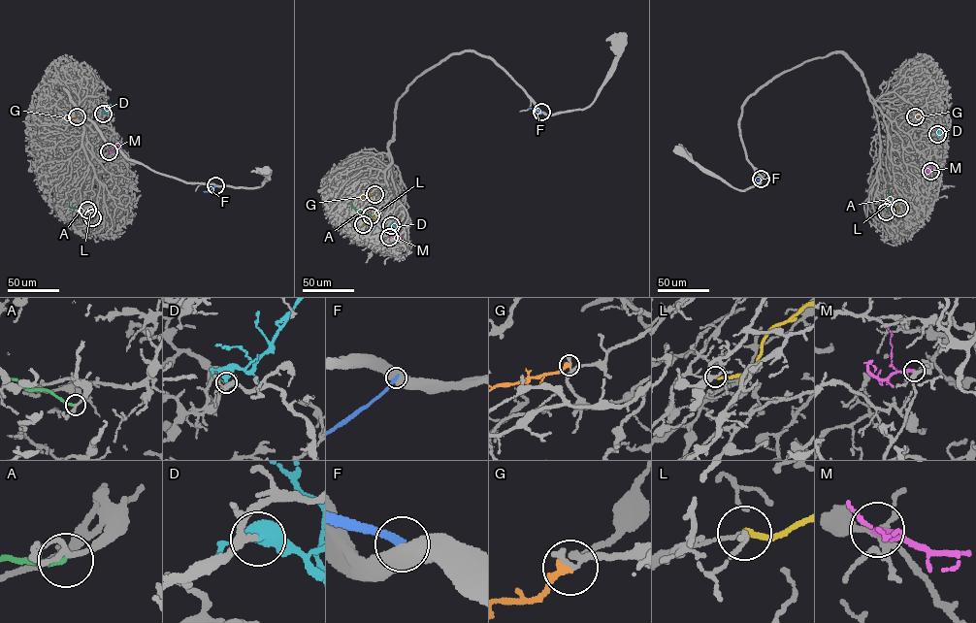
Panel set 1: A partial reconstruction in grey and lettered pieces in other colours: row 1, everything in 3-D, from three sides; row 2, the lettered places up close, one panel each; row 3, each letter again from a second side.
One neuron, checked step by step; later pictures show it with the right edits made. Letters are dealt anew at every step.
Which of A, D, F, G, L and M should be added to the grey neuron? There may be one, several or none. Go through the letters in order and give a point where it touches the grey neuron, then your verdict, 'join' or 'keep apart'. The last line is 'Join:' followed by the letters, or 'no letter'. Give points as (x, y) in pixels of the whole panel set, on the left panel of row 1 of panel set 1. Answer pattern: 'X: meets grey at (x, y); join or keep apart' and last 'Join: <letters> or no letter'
A: meets grey at (92, 217); keep apart
D: meets grey at (103, 114); join
F: meets grey at (215, 185); keep apart
G: meets grey at (77, 116); keep apart
L: meets grey at (87, 210); keep apart
M: meets grey at (109, 151); keep apart
Join: D

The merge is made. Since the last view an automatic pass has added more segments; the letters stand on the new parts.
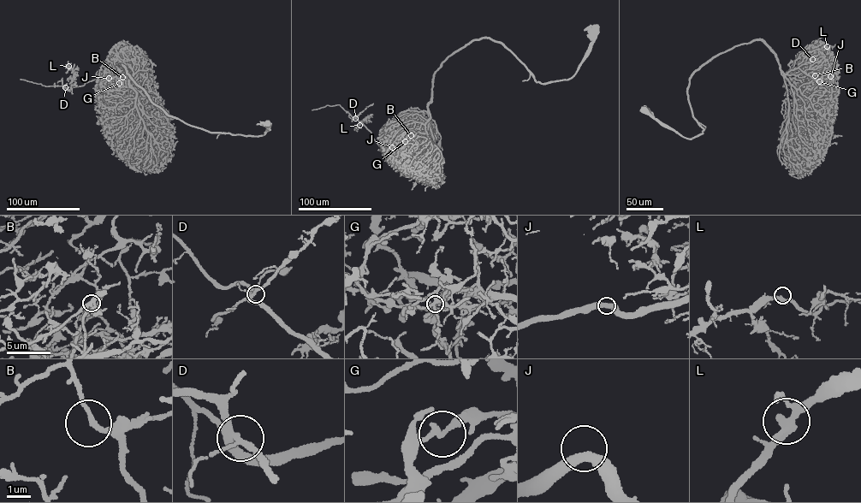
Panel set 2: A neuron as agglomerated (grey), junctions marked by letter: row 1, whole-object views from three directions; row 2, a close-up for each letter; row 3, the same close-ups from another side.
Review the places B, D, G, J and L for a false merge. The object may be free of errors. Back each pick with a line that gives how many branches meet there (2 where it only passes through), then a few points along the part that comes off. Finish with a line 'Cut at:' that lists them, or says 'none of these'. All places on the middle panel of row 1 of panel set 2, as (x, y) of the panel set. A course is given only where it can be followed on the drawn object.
G: Branches: 2. Course of the part to remove: (405, 141), (409, 141), (398, 147), (382, 149), (371, 132), (340, 104), (311, 109)
Cut at: G

